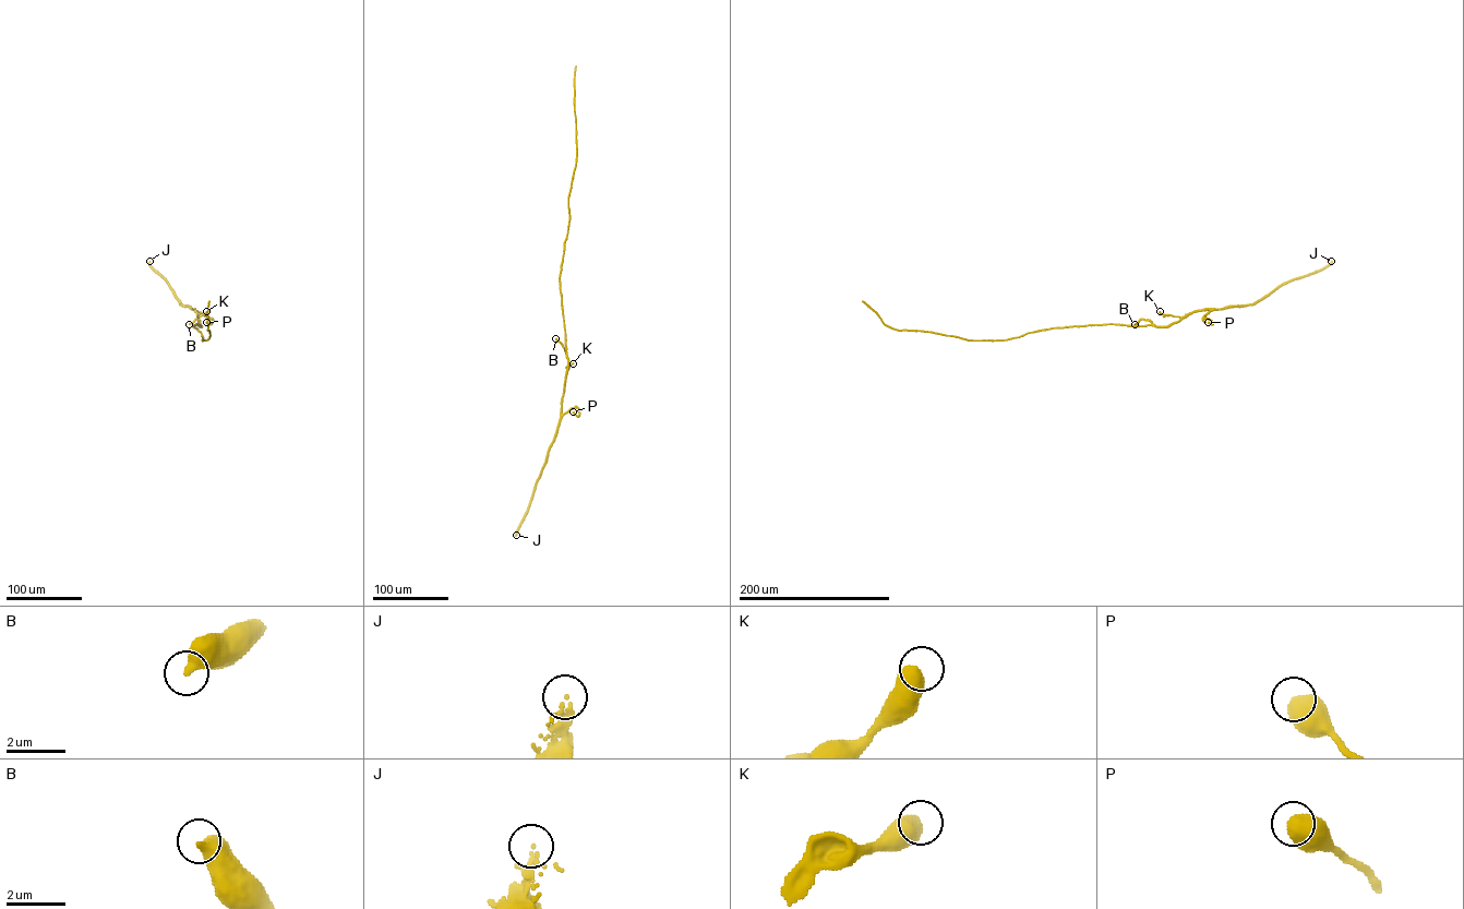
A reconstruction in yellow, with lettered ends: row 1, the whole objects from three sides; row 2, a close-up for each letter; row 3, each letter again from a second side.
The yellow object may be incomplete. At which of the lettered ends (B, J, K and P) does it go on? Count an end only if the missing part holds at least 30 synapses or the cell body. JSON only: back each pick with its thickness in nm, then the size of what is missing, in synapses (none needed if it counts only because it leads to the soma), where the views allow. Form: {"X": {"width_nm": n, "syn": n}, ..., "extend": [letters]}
{"extend": []}

